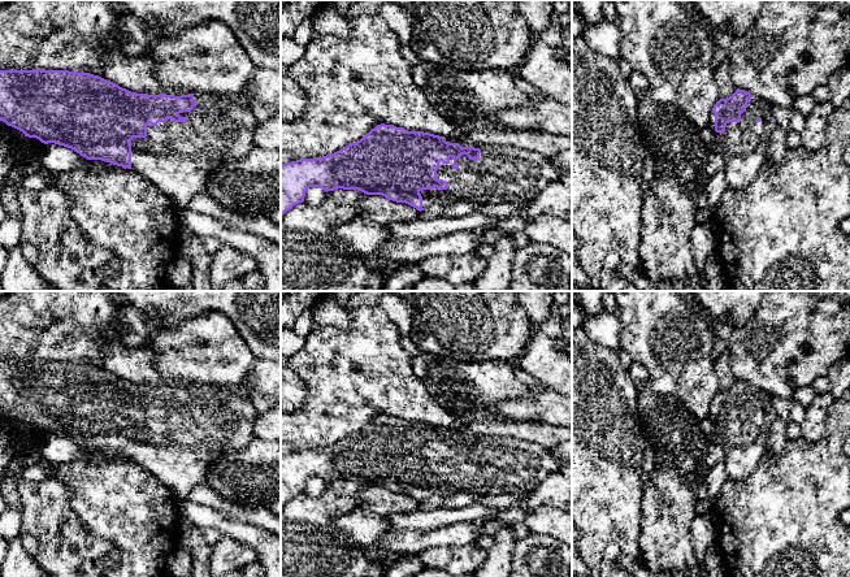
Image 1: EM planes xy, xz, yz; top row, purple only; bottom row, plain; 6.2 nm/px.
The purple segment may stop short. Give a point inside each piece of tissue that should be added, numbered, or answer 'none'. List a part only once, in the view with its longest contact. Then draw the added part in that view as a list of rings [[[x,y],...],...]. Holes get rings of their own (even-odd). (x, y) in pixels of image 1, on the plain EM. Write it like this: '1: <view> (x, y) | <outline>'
1: xz (503, 464) | [[[464,428],[444,429],[448,434],[459,434],[461,438],[480,439],[477,451],[469,451],[461,446],[457,451],[450,448],[448,455],[439,454],[437,469],[448,474],[447,481],[437,478],[420,482],[422,487],[422,499],[441,495],[447,498],[460,491],[473,494],[477,498],[485,495],[513,494],[524,495],[534,491],[542,481],[552,472],[560,468],[560,463],[551,456],[550,450],[543,446],[515,437],[469,434]]]

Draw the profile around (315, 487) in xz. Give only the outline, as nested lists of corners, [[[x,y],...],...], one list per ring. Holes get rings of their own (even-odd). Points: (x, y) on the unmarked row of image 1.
[[[309,478],[304,487],[304,494],[311,498],[318,498],[325,491],[326,482],[320,478]]]

